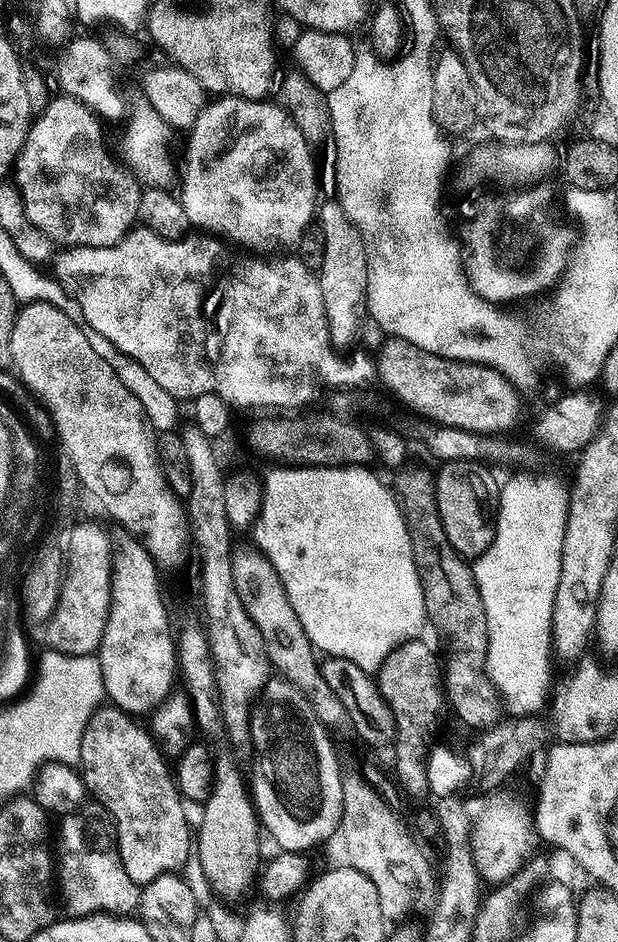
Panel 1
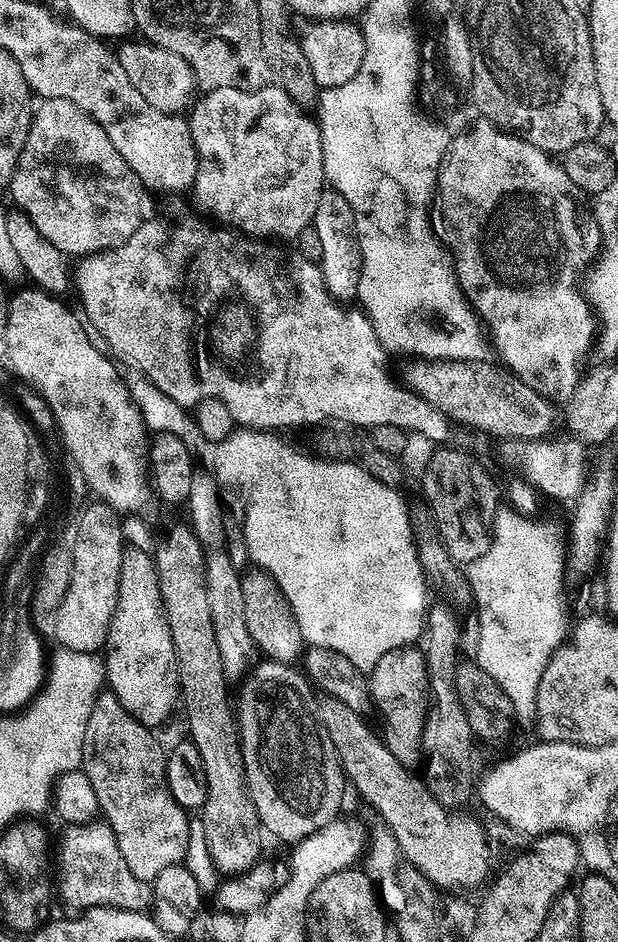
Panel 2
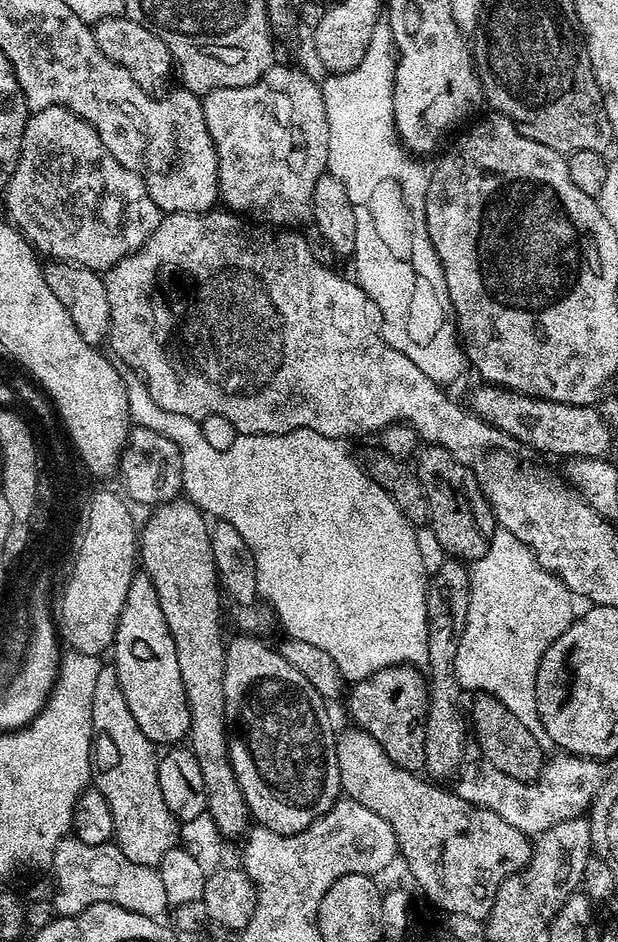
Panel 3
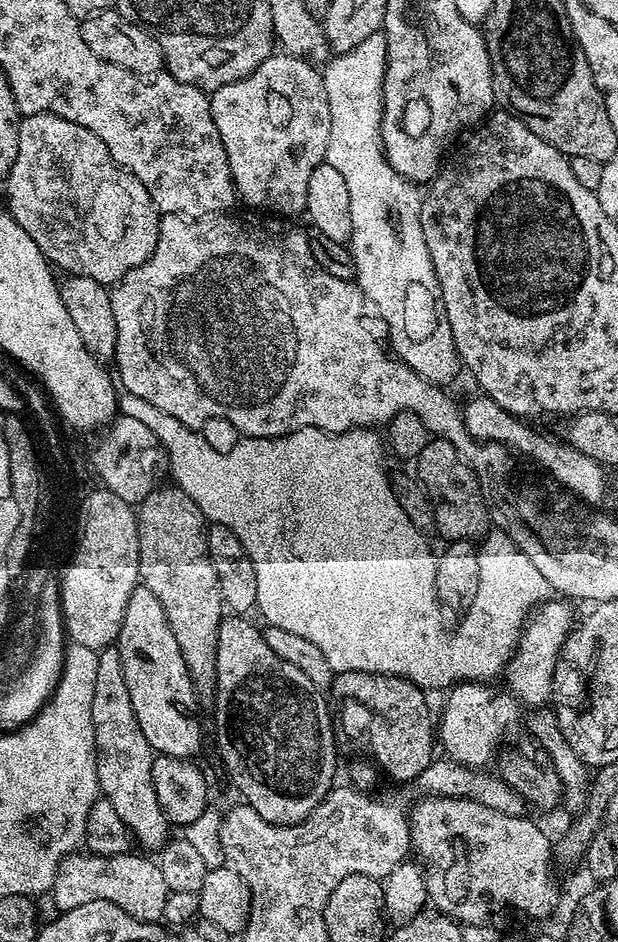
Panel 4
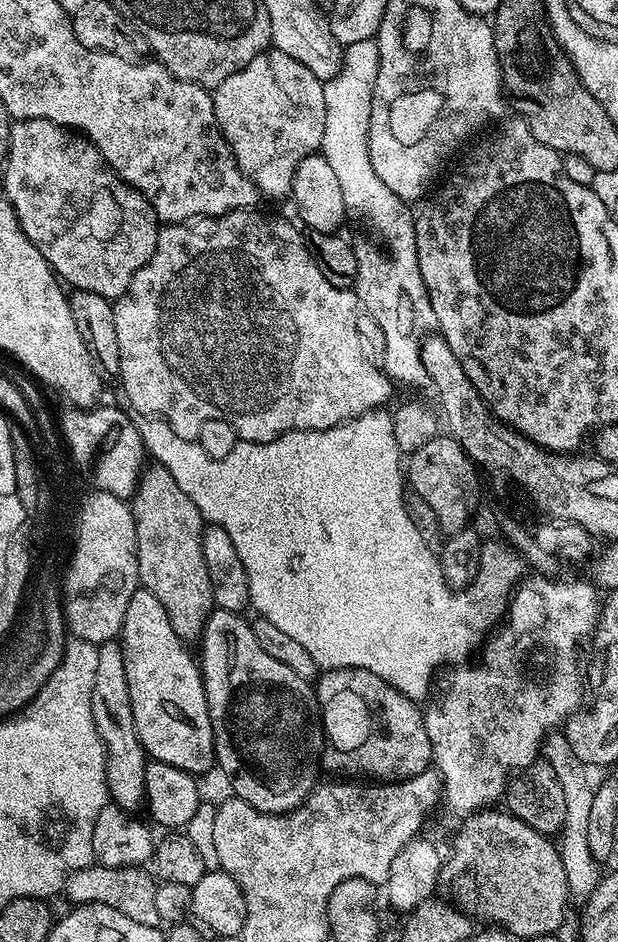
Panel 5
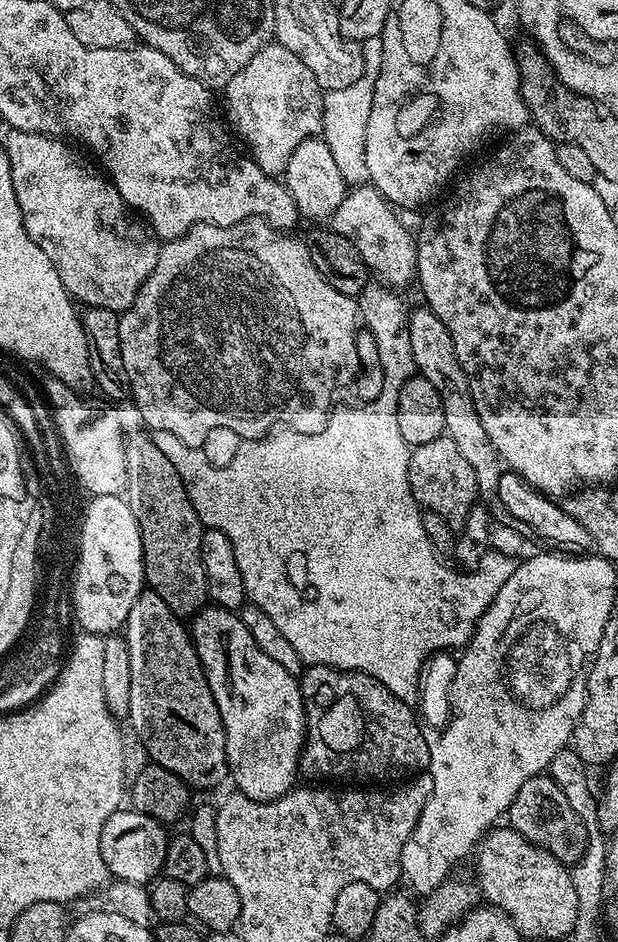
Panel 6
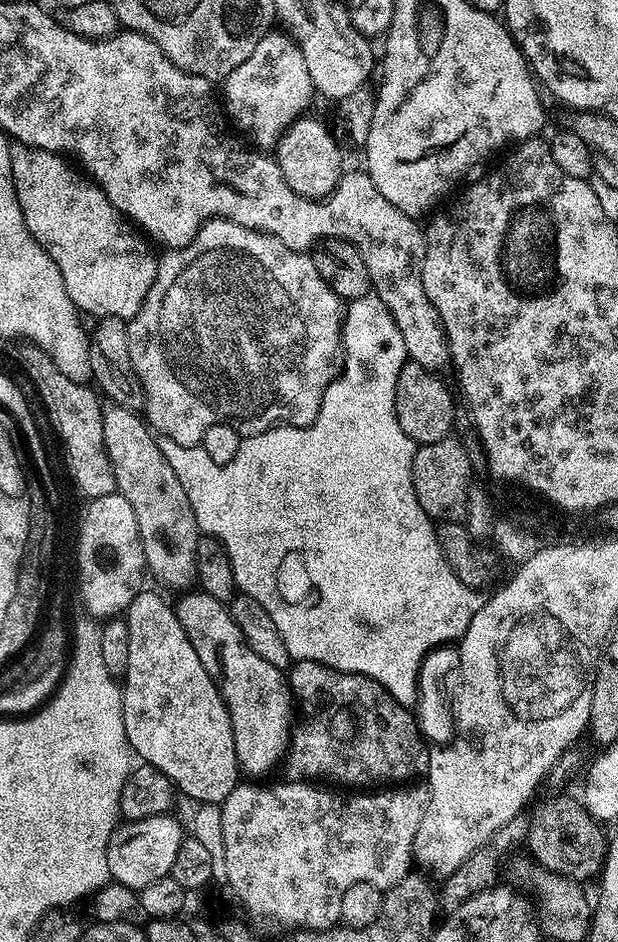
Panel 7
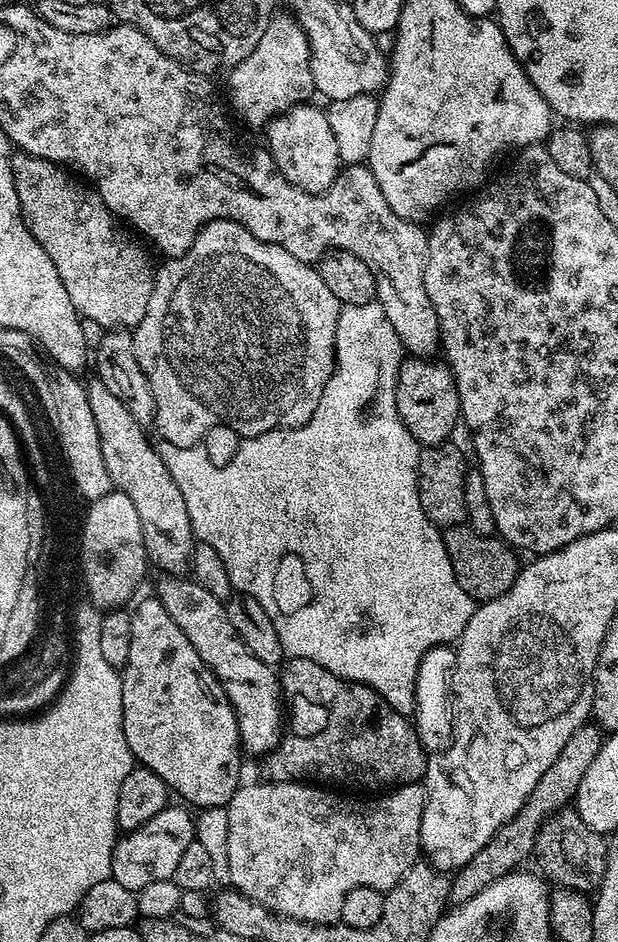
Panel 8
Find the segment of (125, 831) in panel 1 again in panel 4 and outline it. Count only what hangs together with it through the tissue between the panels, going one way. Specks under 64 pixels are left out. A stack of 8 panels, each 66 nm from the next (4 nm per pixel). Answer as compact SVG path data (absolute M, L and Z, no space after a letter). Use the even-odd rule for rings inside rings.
M119 647L102 648L99 653L98 670L94 677L92 725L96 739L96 773L100 796L114 806L118 818L122 818L137 845L159 850L169 839L170 825L158 806L152 786L154 753L142 734L140 723L136 721L130 690L126 690L126 678L122 674Z

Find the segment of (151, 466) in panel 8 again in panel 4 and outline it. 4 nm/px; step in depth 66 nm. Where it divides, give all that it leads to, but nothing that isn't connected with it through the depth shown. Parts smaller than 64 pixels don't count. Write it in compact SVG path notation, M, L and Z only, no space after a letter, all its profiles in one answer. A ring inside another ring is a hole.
M161 486L136 508L138 522L138 558L140 559L140 584L162 605L162 614L166 614L166 622L170 622L170 631L178 641L178 650L182 650L182 662L186 662L186 670L196 687L197 697L211 697L216 691L216 634L222 619L222 603L219 594L218 576L214 572L214 564L207 552L205 536L206 521L194 506L194 498L186 494L179 486Z

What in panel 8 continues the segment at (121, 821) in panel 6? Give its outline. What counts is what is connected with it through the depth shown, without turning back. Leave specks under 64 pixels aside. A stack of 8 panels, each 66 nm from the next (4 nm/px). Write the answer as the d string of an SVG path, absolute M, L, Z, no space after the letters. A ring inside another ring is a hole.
M179 807L163 808L158 814L154 814L154 818L150 818L150 822L117 839L112 851L111 879L122 882L122 886L135 893L152 882L172 879L183 851L186 850L186 846L190 846L196 834L193 813L187 807Z

